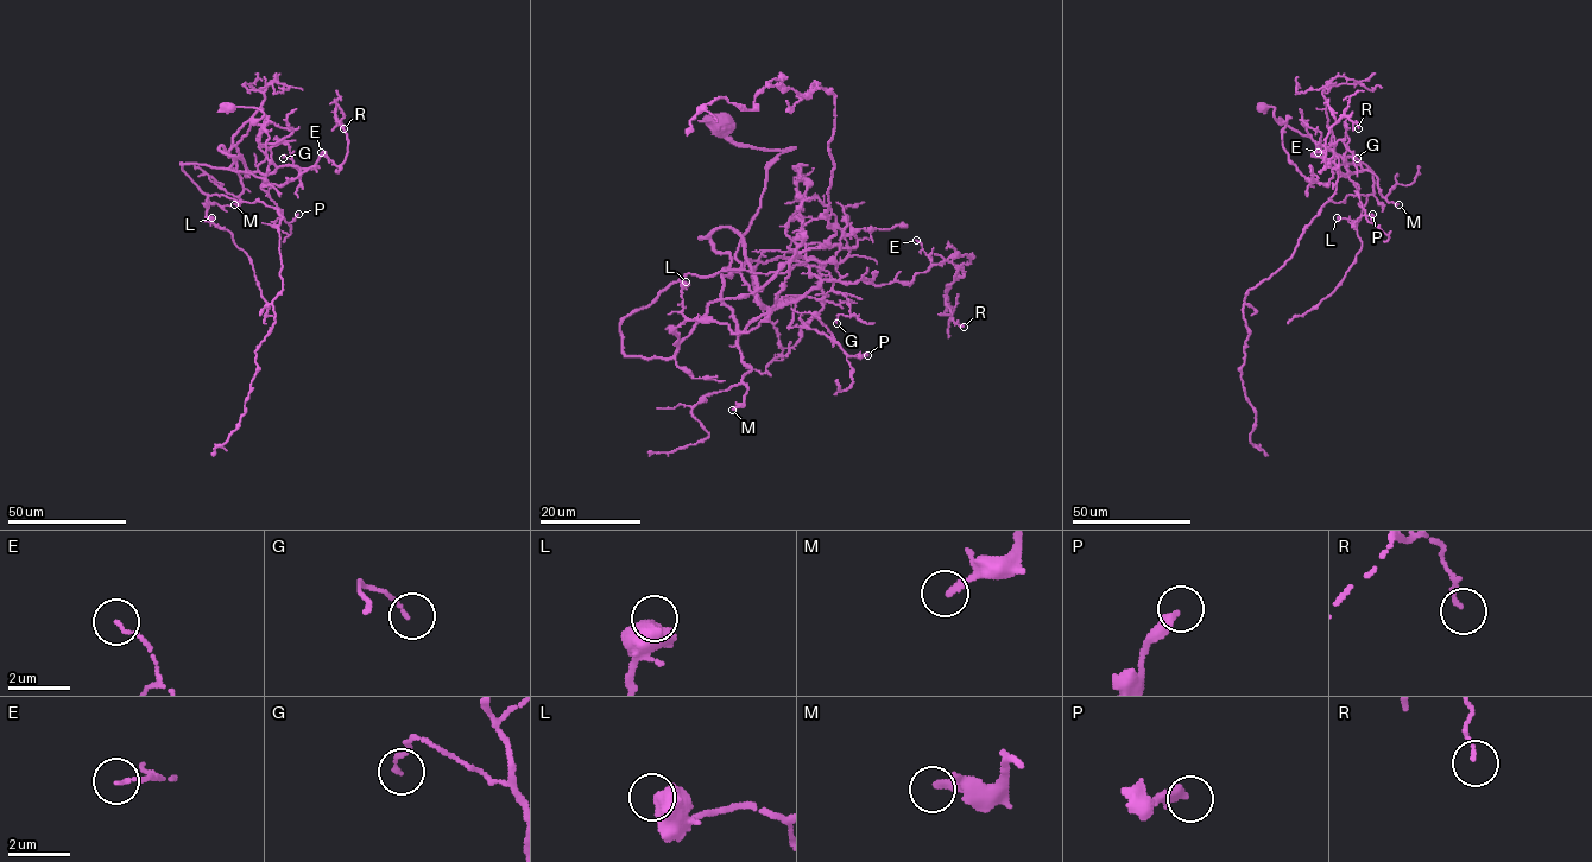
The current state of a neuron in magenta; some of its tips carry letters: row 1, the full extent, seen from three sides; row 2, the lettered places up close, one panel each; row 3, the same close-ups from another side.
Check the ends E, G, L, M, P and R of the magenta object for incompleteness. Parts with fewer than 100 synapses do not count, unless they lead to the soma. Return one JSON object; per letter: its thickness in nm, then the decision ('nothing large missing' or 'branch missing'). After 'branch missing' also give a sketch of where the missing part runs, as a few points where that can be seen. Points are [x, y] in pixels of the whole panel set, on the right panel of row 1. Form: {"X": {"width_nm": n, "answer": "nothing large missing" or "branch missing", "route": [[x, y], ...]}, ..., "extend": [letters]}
{"E": {"width_nm": 90, "answer": "nothing large missing"}, "G": {"width_nm": 100, "answer": "nothing large missing"}, "L": {"width_nm": 650, "answer": "nothing large missing"}, "M": {"width_nm": 200, "answer": "nothing large missing"}, "P": {"width_nm": 360, "answer": "nothing large missing"}, "R": {"width_nm": 120, "answer": "nothing large missing"}, "extend": []}

